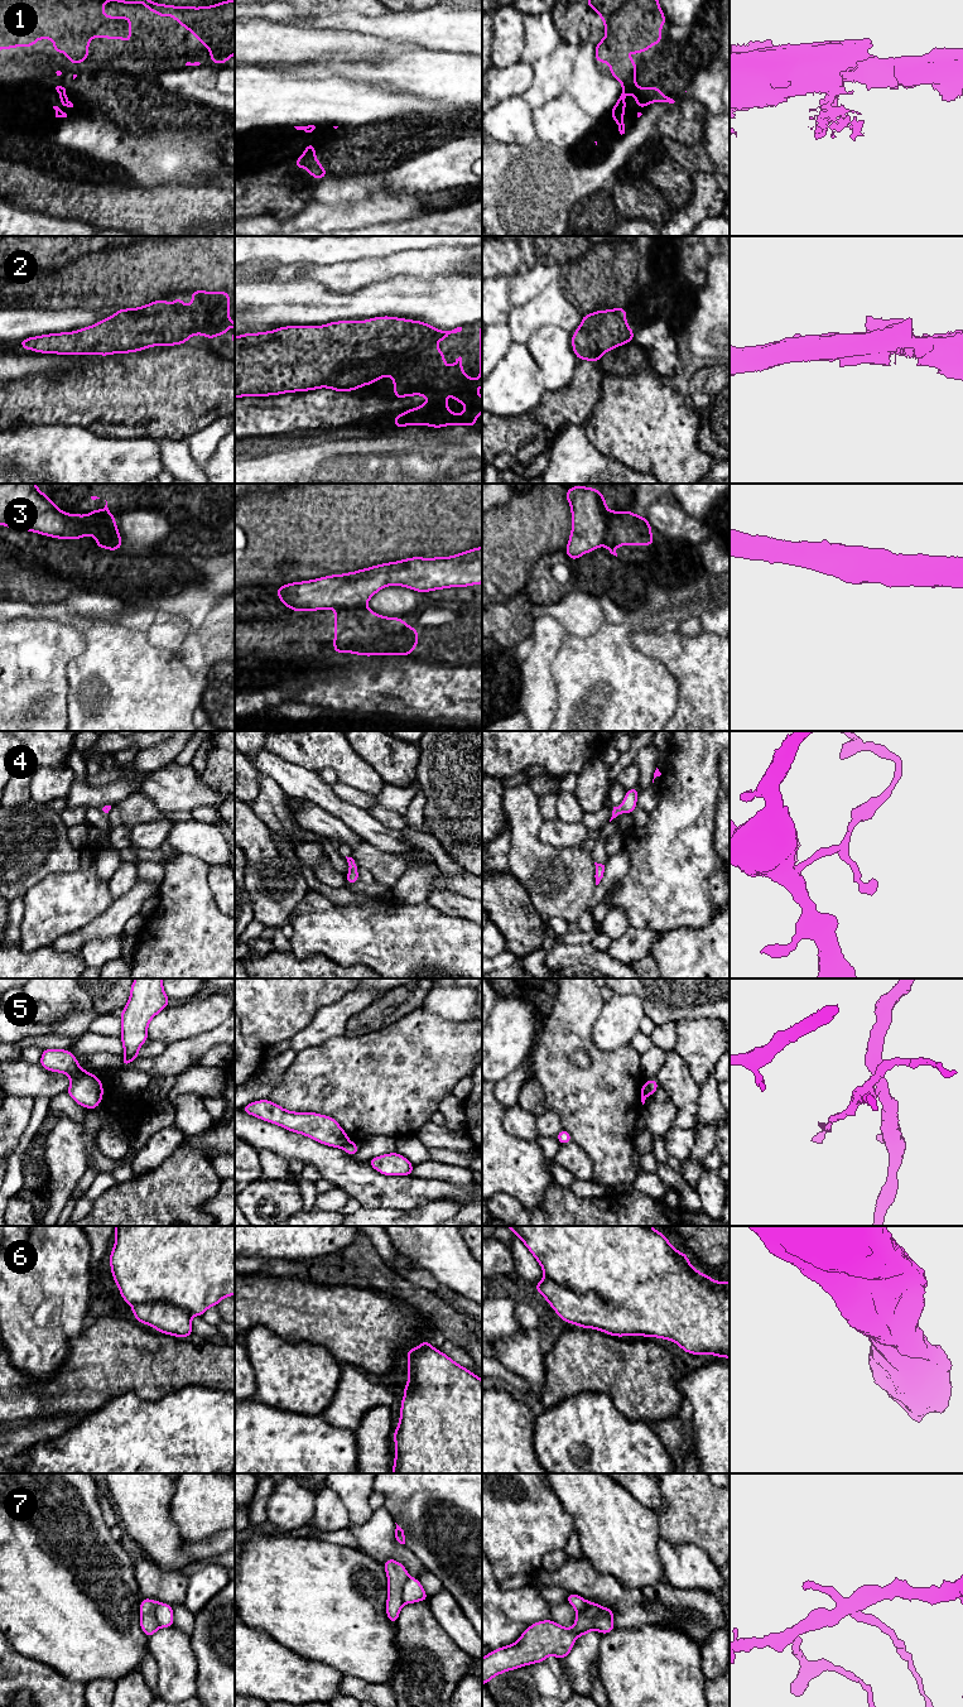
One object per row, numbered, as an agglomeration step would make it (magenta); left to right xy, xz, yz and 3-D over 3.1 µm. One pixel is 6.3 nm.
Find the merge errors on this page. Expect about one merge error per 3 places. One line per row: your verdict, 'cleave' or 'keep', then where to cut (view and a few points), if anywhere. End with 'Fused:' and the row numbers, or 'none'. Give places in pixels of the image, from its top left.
1: cleave | yz (624, 87), (627, 91)
2: keep | no cut
3: cleave | yz (608, 511), (603, 541)
4: keep | no cut
5: cleave | yz (645, 1082), (645, 1088), (649, 1094)
6: keep | no cut
7: cleave | xz (408, 1576), (403, 1586), (403, 1602)
Fused: 1, 3, 5, 7

